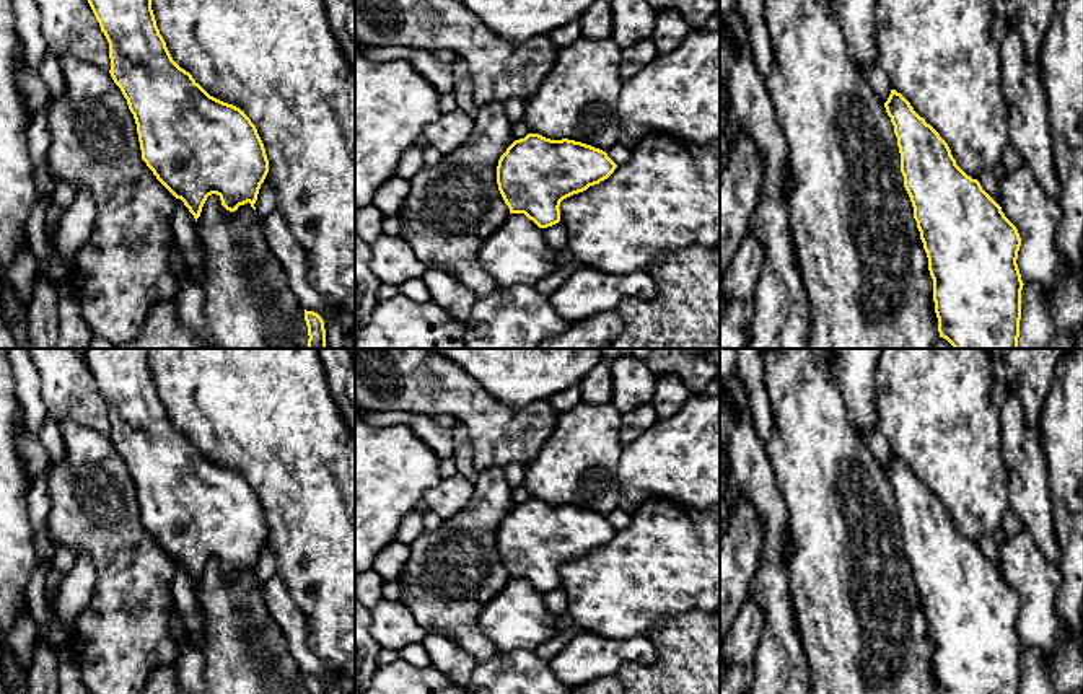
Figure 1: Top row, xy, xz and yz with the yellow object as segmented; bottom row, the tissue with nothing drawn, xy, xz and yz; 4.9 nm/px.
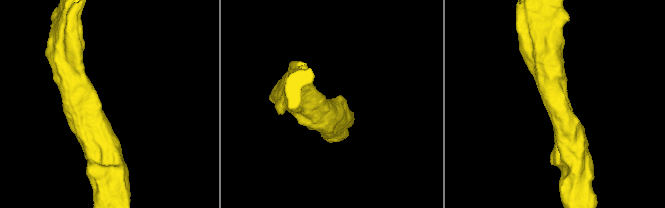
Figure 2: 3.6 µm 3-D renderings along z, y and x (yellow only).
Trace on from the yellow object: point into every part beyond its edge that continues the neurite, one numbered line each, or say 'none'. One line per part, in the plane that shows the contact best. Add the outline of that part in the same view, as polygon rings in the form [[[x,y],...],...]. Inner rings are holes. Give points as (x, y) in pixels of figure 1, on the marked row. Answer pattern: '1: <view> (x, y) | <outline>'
1: xy (277, 61) | [[[151,0],[151,10],[173,60],[210,96],[239,108],[256,125],[269,160],[267,178],[278,197],[278,212],[306,253],[311,285],[339,308],[349,327],[355,327],[355,68],[331,31],[324,0]]]

